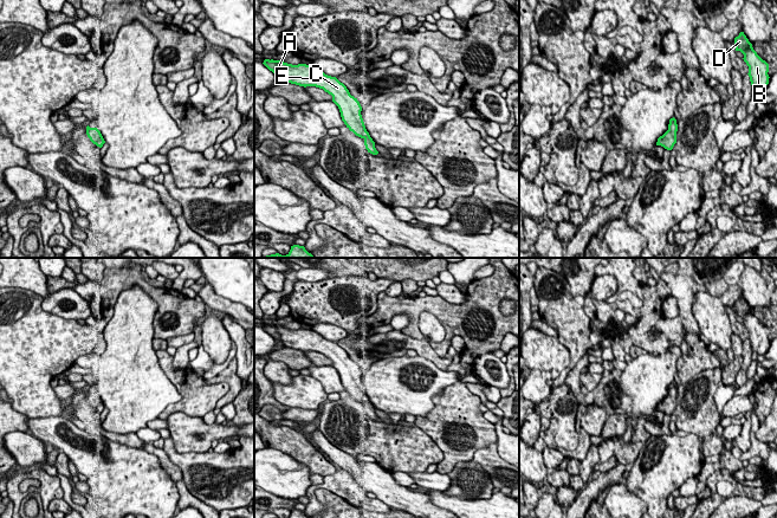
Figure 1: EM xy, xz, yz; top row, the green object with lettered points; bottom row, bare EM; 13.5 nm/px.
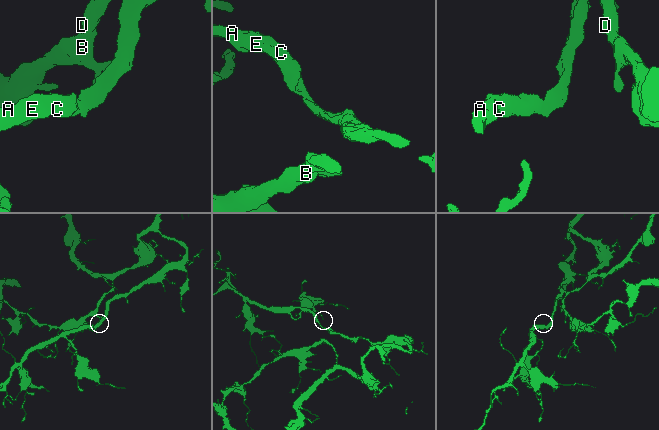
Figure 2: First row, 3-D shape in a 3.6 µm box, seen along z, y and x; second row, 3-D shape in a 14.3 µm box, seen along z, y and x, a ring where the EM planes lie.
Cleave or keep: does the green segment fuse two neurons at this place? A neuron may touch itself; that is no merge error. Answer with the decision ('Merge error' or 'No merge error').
No merge error

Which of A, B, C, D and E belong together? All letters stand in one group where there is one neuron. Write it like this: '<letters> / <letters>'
A B C D E

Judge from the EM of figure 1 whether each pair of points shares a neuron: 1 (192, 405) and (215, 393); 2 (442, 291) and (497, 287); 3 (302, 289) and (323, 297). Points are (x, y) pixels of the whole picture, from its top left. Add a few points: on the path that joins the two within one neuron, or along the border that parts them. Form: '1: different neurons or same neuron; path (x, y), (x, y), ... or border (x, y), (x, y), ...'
1: same neuron; path (198, 399), (209, 394)
2: different neurons; border (466, 293), (460, 303), (448, 303), (438, 295)
3: same neuron; path (306, 293), (310, 297), (318, 297)

